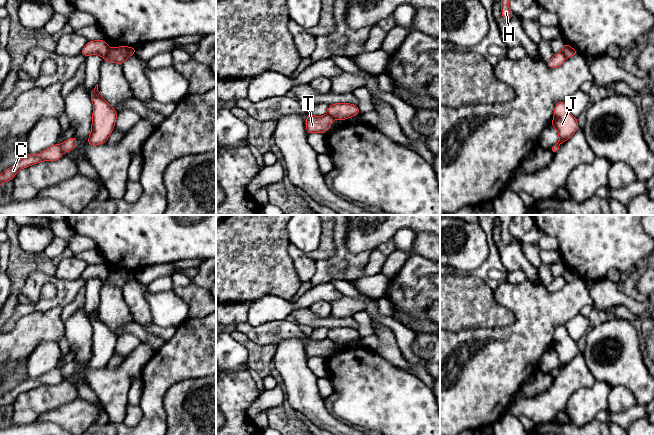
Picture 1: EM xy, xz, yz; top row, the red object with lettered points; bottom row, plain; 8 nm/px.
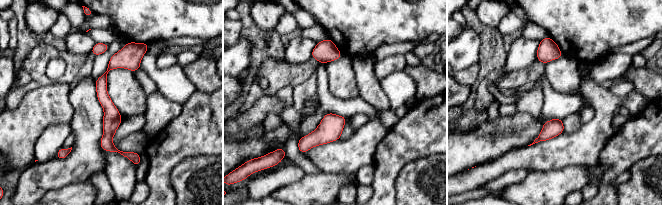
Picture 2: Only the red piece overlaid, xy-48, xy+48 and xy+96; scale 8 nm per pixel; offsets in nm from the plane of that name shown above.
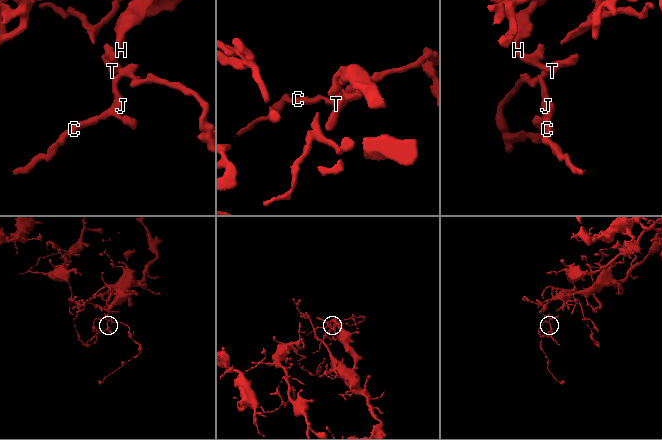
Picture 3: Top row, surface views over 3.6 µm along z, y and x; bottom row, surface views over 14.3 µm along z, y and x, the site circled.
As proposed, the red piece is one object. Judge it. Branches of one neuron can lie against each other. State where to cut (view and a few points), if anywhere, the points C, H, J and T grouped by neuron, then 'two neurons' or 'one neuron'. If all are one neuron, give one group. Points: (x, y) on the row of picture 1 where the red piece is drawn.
cut in xy along (110, 48), (103, 58); C J / H T; two neurons

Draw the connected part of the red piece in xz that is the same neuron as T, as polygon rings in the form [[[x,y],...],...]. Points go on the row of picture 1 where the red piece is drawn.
[[[307,113],[307,120],[305,122],[306,132],[308,134],[326,134],[333,121],[334,118],[328,114],[324,116],[313,116],[312,113]]]

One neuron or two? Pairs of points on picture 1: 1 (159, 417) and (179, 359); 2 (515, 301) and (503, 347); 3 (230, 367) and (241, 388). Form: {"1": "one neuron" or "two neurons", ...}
{"1": "one neuron", "2": "one neuron", "3": "two neurons"}

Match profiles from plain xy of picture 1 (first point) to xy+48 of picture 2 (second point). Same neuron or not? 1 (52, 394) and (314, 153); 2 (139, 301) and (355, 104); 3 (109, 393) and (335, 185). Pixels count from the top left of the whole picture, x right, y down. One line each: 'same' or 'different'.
1: different
2: different
3: different

